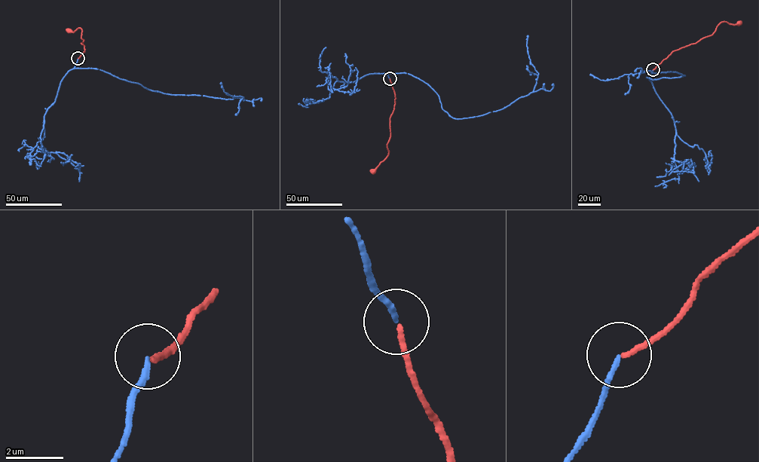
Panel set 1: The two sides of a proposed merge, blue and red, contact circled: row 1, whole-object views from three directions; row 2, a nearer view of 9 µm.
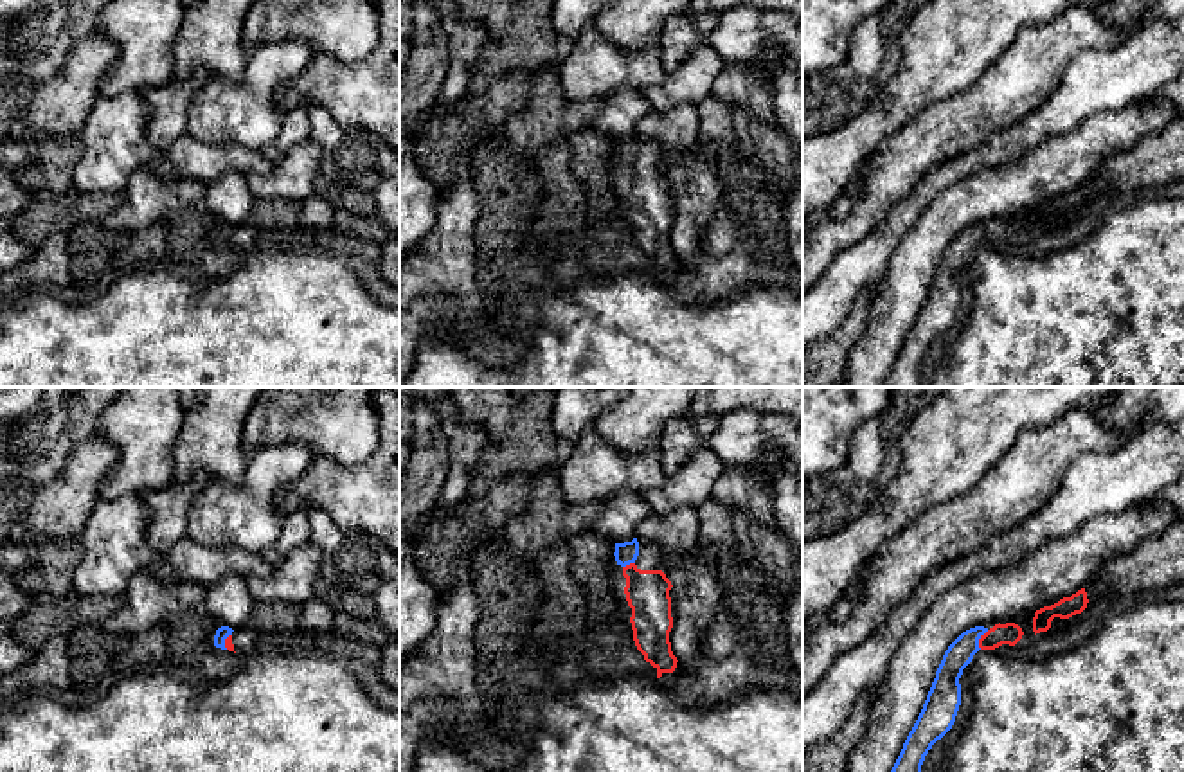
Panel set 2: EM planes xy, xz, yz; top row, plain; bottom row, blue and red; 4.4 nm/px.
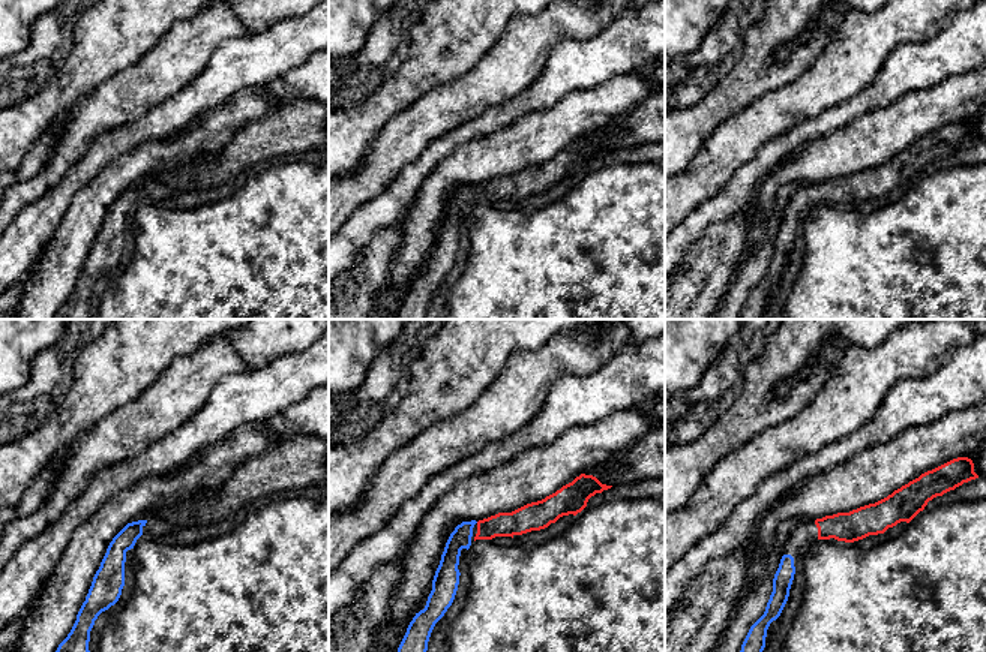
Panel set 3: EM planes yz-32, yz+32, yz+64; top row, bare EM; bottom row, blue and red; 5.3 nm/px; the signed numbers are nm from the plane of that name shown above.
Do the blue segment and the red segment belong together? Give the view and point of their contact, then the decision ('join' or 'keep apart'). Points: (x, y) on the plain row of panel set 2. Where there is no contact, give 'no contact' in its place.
yz (979, 234) | join

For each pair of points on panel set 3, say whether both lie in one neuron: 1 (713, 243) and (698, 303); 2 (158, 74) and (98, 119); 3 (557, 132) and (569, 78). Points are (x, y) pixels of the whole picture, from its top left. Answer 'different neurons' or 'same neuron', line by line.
1: same neuron
2: same neuron
3: different neurons

